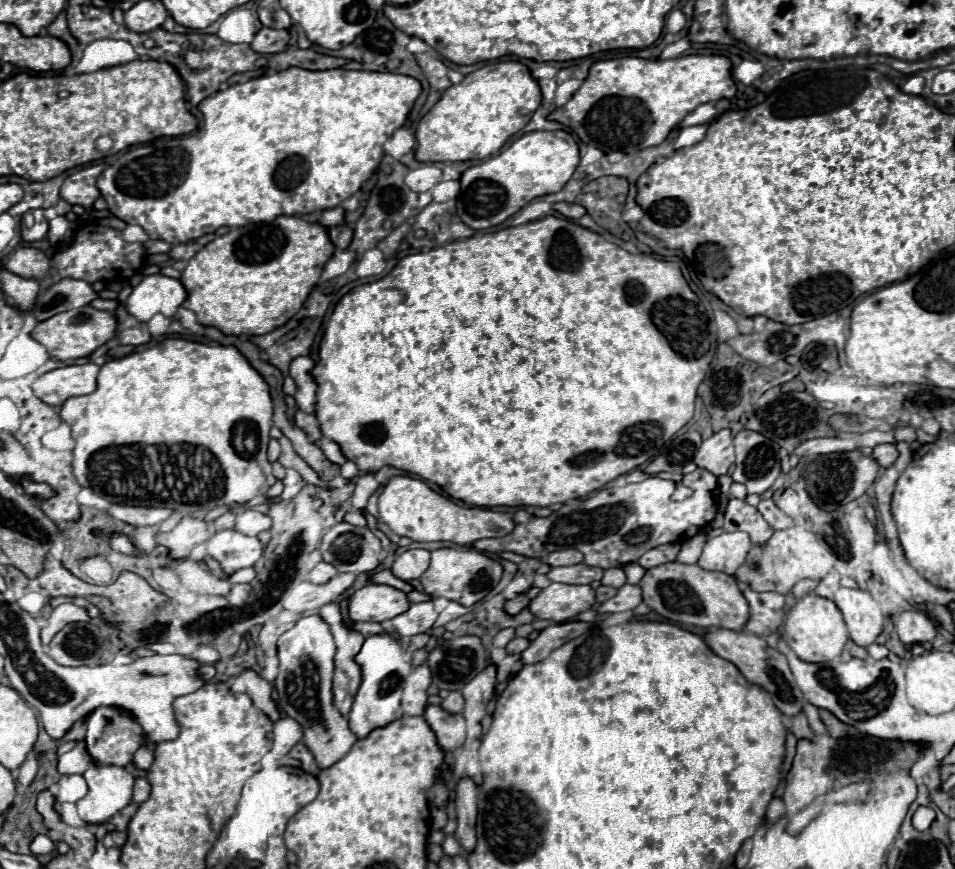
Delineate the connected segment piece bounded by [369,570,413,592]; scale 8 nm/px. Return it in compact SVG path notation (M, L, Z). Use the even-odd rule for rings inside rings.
M379 570L379 572L373 572L373 574L369 576L369 580L371 580L371 582L375 582L375 584L387 584L387 586L393 586L393 588L403 590L403 592L413 590L409 582L399 580L399 578L397 578L397 576L393 576L389 570Z

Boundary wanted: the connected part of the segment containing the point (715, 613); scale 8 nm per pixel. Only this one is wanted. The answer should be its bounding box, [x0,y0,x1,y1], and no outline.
[639,562,749,630]

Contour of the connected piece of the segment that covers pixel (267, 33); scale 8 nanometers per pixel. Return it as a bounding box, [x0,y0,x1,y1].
[251,28,289,54]

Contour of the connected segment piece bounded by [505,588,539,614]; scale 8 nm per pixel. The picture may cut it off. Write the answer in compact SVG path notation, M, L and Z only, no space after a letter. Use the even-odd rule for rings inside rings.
M531 588L531 590L527 590L527 592L523 592L523 594L519 594L517 598L513 598L513 600L507 600L507 604L505 604L505 610L509 612L509 614L517 614L517 612L521 612L529 602L531 602L531 598L537 594L539 590L537 588Z

